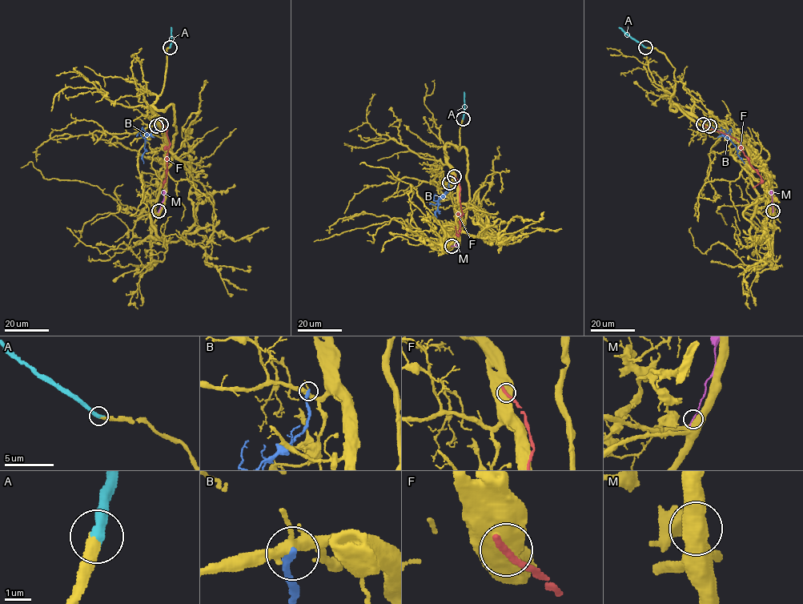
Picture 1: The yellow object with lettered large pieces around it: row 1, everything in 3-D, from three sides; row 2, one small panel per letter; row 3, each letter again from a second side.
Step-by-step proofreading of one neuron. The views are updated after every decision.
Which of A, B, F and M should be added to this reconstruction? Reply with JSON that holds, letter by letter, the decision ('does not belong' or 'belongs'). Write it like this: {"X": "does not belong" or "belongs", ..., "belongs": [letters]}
{"A": "belongs", "B": "does not belong", "F": "does not belong", "M": "does not belong", "belongs": ["A"]}

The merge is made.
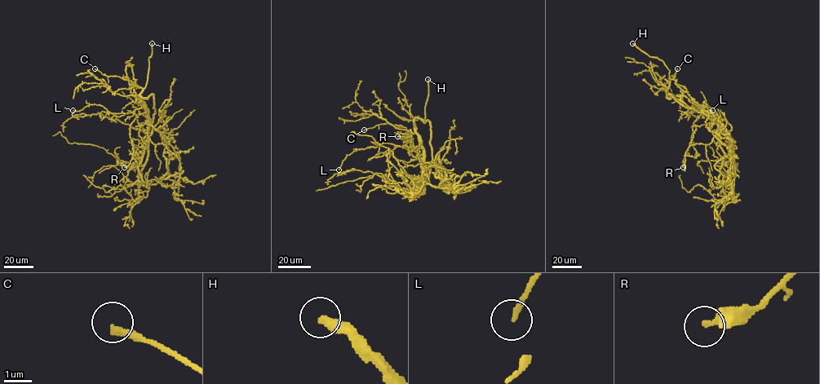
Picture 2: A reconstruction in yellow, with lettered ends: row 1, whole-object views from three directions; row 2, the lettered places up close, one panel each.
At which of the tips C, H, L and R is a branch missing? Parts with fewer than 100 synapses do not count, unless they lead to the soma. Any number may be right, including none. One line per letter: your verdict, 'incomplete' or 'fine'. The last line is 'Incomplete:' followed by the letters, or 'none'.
C: fine
H: incomplete
L: fine
R: fine
Incomplete: H

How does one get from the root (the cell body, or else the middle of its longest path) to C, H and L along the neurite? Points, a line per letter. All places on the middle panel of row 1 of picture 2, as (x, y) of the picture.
C: (423, 189), (424, 152), (422, 140), (415, 134), (409, 135), (405, 127), (387, 123), (364, 130)
H: (423, 189), (424, 152), (422, 140), (415, 131), (414, 119), (416, 117), (424, 121), (427, 79)
L: (423, 189), (424, 152), (420, 147), (382, 143), (376, 147), (358, 148), (346, 156), (339, 169)

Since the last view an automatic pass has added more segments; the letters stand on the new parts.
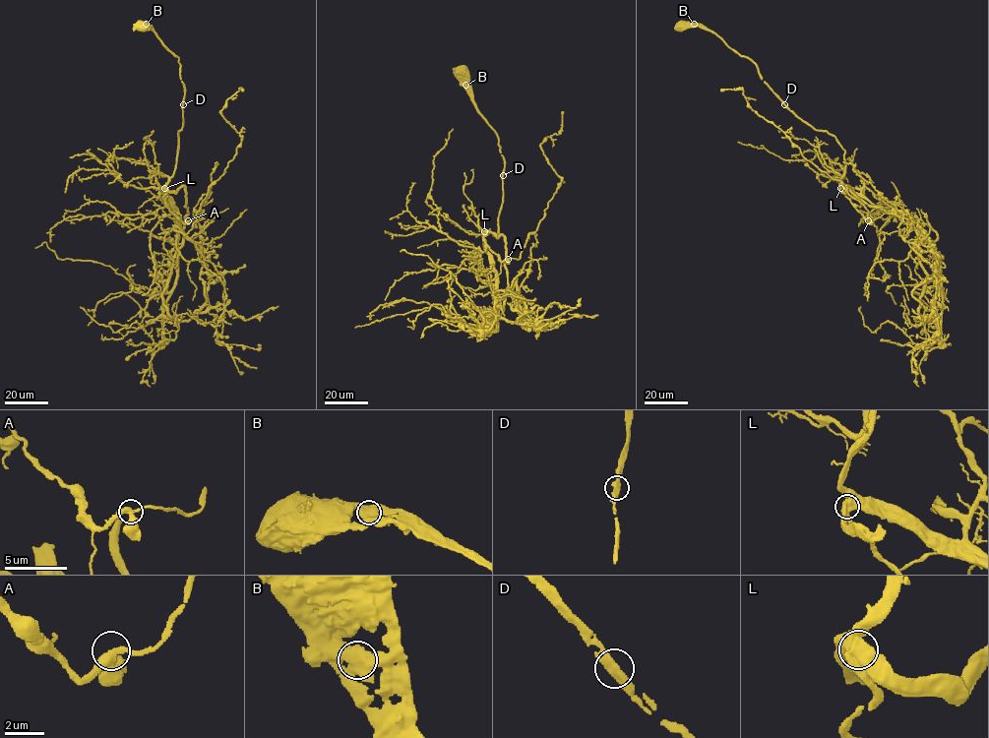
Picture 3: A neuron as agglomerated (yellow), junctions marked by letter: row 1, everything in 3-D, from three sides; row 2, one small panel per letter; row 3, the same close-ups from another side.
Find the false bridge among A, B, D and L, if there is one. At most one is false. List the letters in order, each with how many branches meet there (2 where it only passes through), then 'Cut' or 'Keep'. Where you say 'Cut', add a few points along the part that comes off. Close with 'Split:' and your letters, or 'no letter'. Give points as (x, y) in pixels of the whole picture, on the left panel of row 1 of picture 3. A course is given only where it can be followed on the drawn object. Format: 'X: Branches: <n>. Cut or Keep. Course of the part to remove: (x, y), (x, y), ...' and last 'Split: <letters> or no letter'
A: Branches: 3. Keep
B: Branches: 1. Keep
D: Branches: 2. Keep
L: Branches: 2. Cut. Course of the part to remove: (164, 188), (168, 210), (185, 223), (191, 220), (241, 143), (220, 110), (241, 91)
Split: L

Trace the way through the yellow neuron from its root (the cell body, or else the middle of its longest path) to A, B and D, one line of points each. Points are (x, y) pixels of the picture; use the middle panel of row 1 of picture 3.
A: (463, 72), (475, 108), (497, 135), (504, 159), (498, 234), (485, 230), (483, 238), (502, 262), (508, 259)
B: (463, 72), (465, 85)
D: (463, 72), (469, 84), (475, 108), (498, 138), (504, 163), (503, 175)

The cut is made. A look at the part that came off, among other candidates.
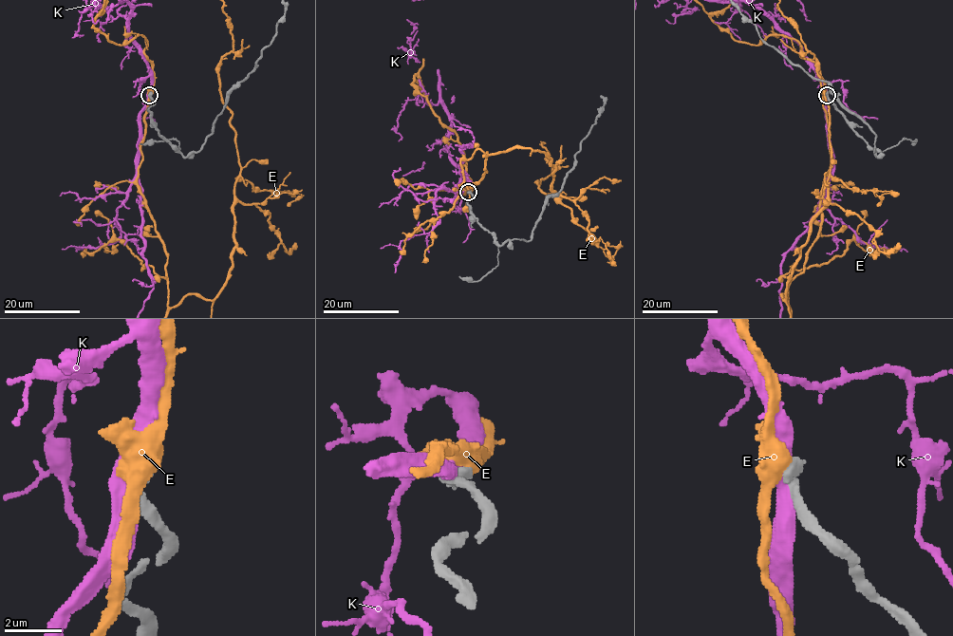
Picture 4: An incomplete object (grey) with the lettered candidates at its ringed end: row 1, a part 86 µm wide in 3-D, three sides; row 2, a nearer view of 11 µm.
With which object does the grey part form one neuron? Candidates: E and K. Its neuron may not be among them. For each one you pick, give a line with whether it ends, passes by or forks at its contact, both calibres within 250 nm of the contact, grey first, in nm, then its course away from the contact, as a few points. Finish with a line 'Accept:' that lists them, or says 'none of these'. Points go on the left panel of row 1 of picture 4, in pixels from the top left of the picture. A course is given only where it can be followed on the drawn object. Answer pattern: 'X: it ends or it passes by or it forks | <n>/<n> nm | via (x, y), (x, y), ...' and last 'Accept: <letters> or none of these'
Accept: none of these

